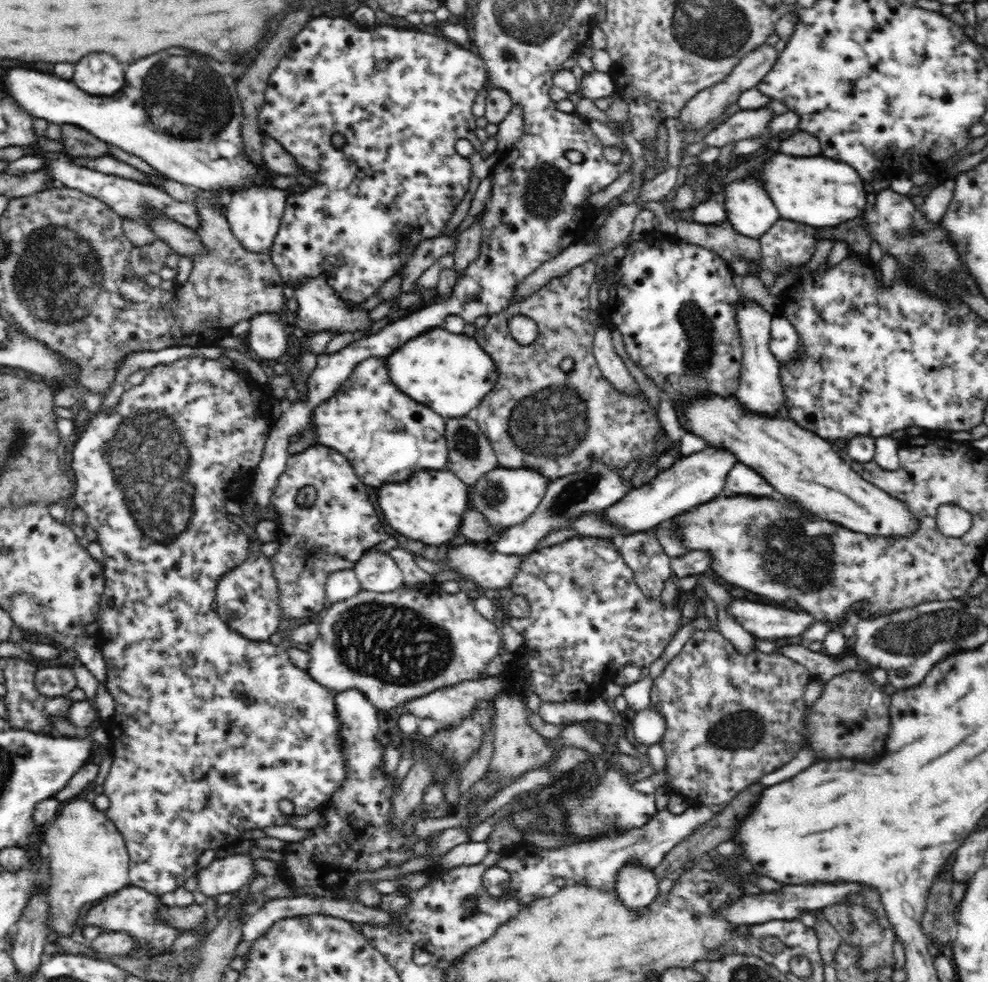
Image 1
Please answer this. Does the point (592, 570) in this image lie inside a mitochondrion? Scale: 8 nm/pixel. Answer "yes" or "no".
yes

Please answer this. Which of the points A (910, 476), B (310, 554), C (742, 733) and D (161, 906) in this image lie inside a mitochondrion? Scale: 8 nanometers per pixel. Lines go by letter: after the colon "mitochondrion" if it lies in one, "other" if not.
A: other
B: other
C: mitochondrion
D: other

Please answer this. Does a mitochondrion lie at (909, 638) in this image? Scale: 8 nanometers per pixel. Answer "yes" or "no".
yes

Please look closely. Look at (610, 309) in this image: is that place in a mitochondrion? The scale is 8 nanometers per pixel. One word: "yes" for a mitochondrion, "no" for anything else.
no

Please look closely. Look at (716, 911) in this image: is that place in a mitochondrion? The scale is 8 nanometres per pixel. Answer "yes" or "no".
no

